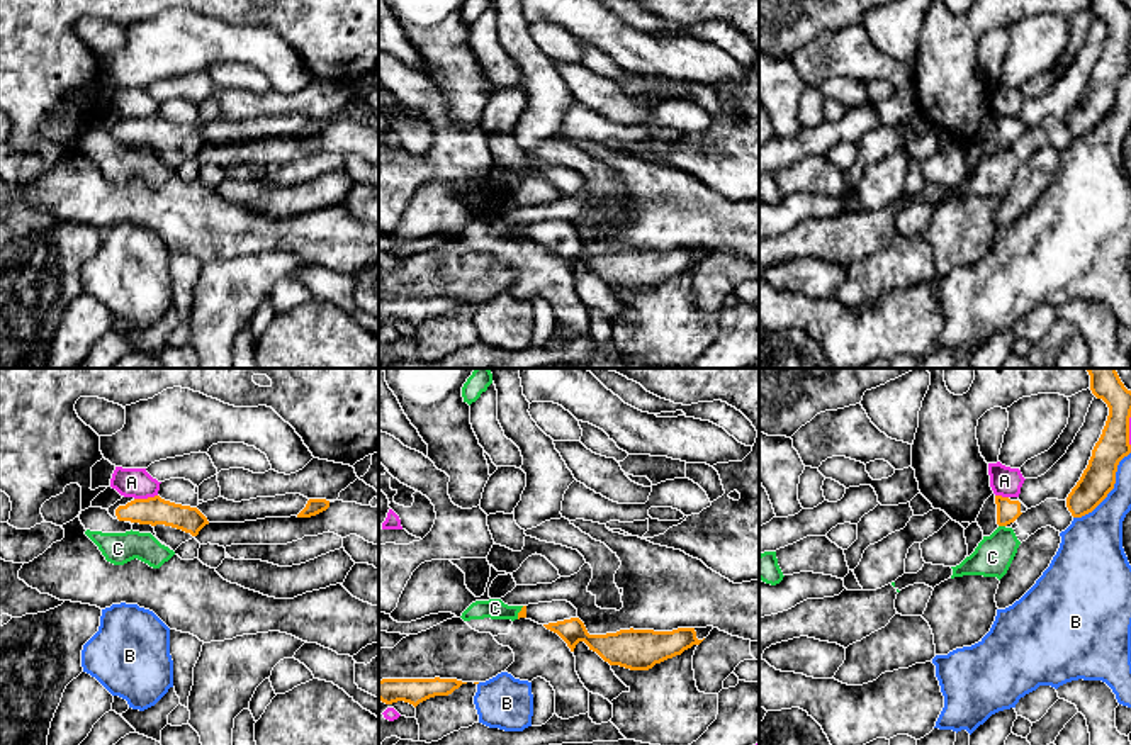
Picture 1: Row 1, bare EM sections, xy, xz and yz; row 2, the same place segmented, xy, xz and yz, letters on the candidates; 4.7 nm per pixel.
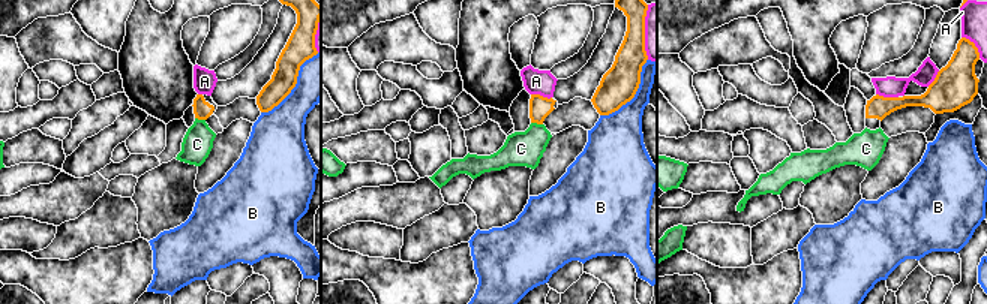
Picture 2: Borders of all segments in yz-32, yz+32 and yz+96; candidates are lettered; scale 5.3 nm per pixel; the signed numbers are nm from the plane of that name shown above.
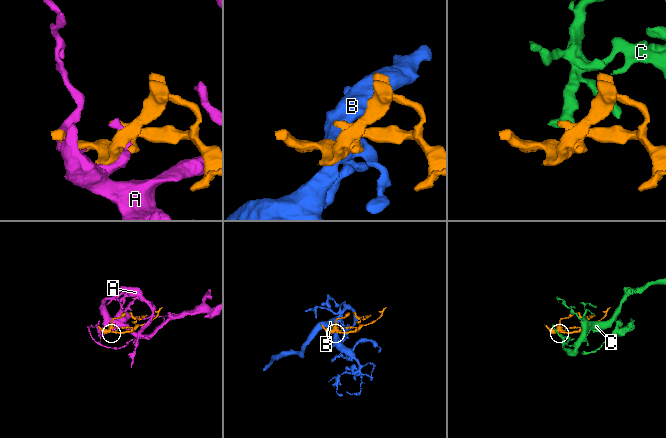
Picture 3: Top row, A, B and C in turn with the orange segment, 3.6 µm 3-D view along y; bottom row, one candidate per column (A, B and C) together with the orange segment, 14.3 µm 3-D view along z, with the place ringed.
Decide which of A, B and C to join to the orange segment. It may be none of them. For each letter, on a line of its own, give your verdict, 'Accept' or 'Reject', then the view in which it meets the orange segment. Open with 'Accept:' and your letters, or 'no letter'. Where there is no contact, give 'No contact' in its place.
Accept: no letter
A: Reject. Touches orange in xy
B: Reject. Touches orange in yz
C: Reject. Touches orange in yz

